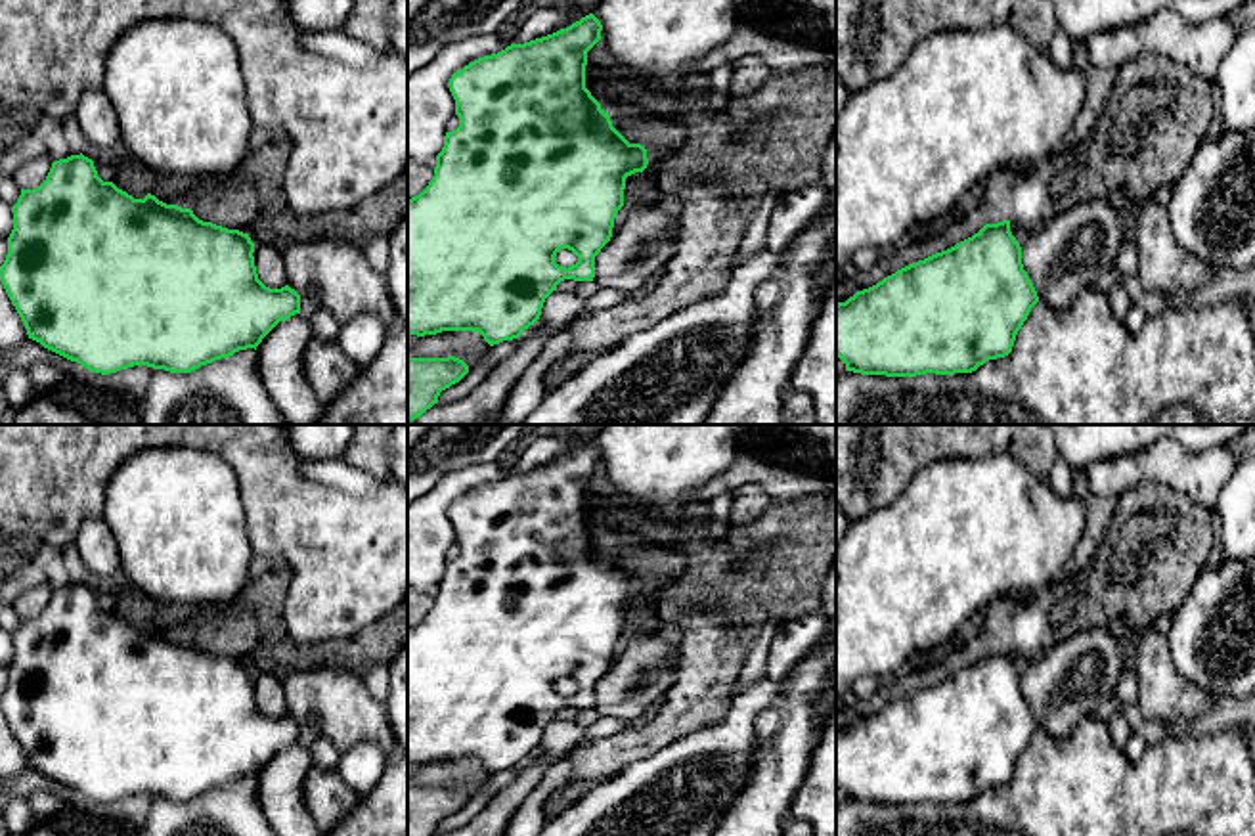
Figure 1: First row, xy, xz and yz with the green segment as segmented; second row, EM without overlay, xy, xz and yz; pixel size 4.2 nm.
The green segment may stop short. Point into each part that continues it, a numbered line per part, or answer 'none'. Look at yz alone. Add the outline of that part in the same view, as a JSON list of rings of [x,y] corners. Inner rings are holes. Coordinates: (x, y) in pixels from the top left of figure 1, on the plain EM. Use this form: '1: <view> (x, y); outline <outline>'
none

